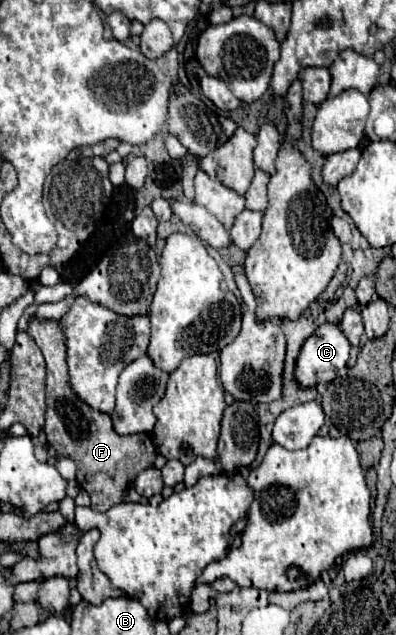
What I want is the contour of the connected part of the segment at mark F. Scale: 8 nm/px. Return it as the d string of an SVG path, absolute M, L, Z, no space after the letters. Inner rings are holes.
M35 315L29 317L27 333L37 341L43 351L47 363L47 409L45 409L45 433L51 447L55 447L57 455L71 457L77 465L77 483L91 497L91 507L97 511L105 511L117 503L125 501L125 493L135 481L137 473L153 467L155 461L155 445L151 435L135 433L135 435L117 435L111 425L111 417L107 413L95 411L79 395L71 389L69 369L67 369L67 345L65 333L61 329L61 321L41 321Z

